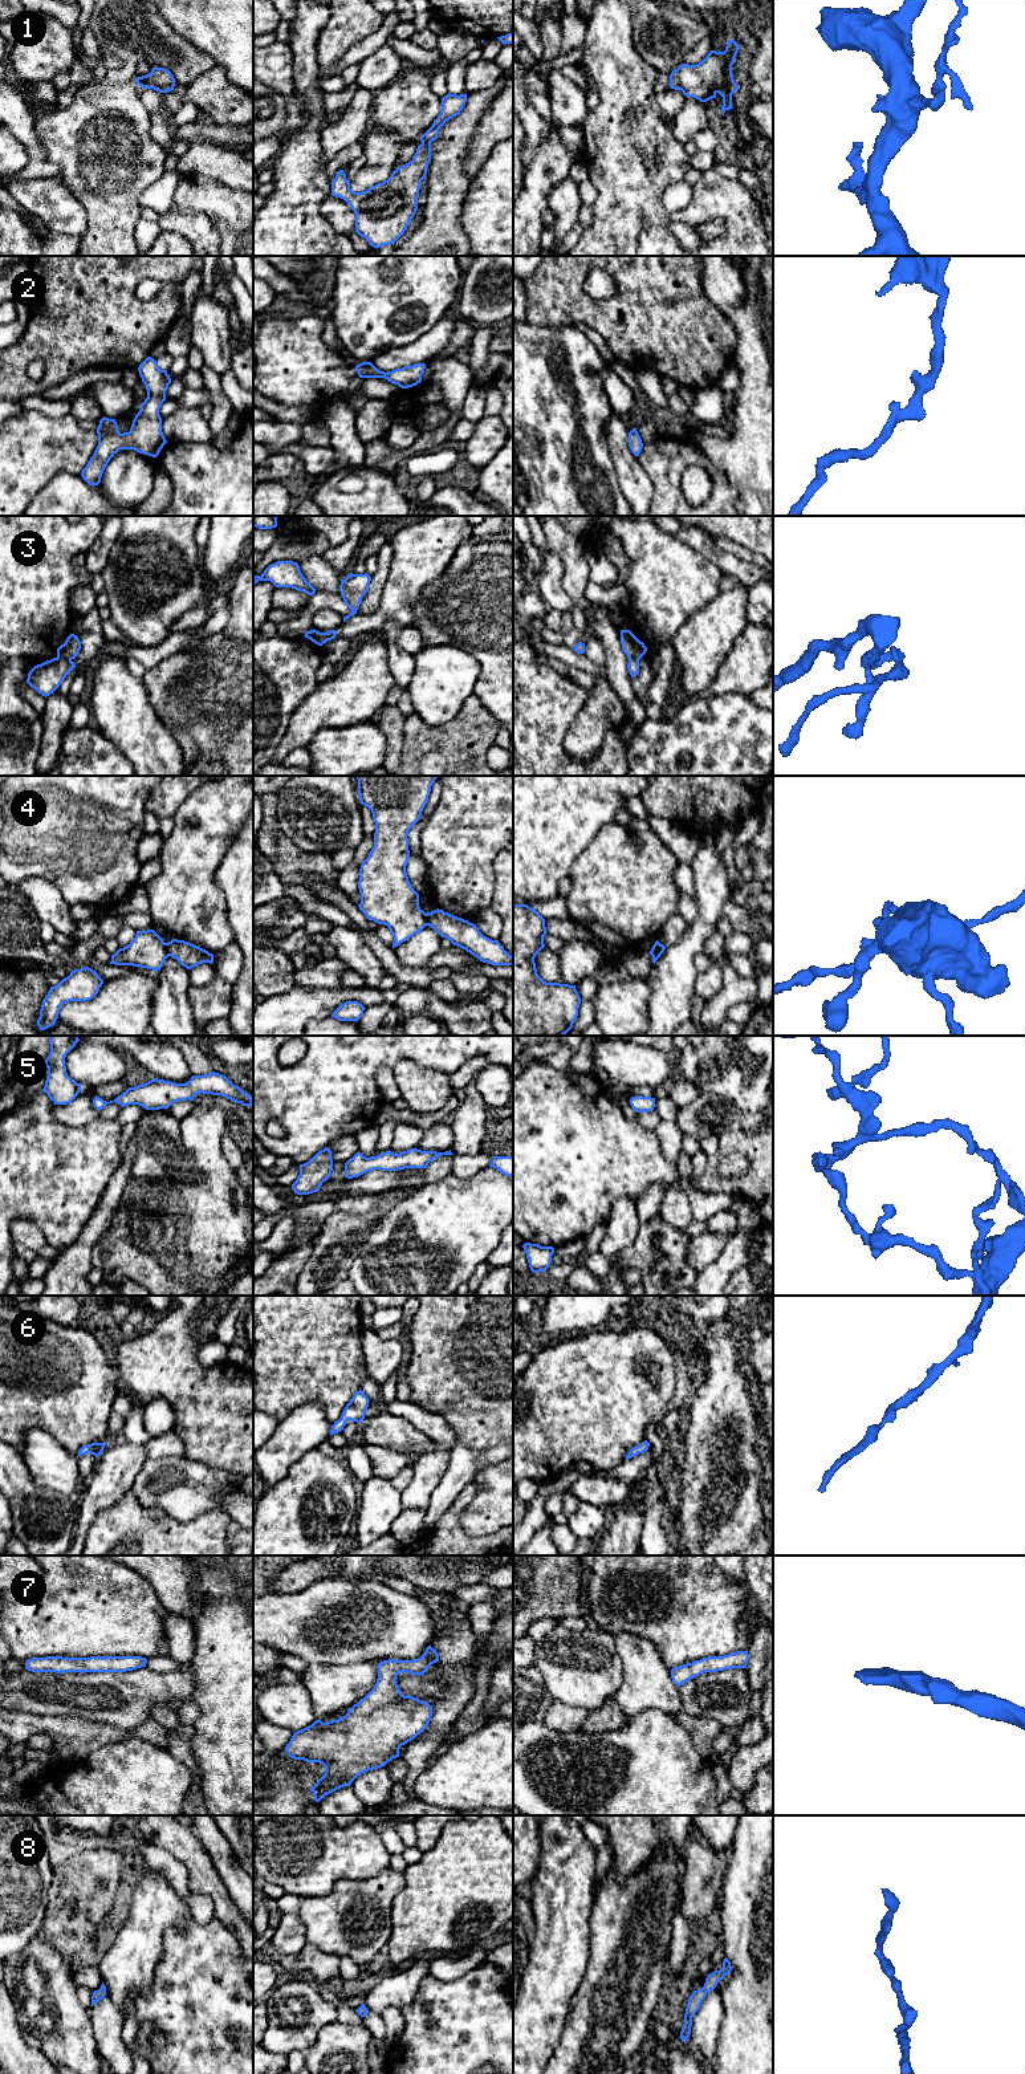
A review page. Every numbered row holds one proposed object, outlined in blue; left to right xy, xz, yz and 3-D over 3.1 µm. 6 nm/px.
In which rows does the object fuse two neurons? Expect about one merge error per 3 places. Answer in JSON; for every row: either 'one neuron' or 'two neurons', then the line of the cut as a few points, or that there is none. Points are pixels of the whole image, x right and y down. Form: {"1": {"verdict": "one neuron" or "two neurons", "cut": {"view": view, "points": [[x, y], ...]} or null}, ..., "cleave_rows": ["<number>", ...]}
{"1": {"verdict": "one neuron", "cut": null}, "2": {"verdict": "one neuron", "cut": null}, "3": {"verdict": "two neurons", "cut": {"view": "xy", "points": [[57, 657], [70, 661]]}}, "4": {"verdict": "two neurons", "cut": {"view": "xy", "points": [[165, 943], [165, 950], [169, 955]]}}, "5": {"verdict": "one neuron", "cut": null}, "6": {"verdict": "one neuron", "cut": null}, "7": {"verdict": "one neuron", "cut": null}, "8": {"verdict": "one neuron", "cut": null}, "cleave_rows": ["3", "4"]}

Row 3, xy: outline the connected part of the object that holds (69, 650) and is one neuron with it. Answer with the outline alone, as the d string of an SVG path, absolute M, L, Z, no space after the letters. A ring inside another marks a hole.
M70 634L65 643L57 648L57 658L74 659L81 650L81 642L77 635Z

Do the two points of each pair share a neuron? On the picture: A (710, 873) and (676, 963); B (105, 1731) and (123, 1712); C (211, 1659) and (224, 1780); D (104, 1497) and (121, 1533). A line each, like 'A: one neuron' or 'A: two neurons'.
A: one neuron
B: two neurons
C: one neuron
D: two neurons

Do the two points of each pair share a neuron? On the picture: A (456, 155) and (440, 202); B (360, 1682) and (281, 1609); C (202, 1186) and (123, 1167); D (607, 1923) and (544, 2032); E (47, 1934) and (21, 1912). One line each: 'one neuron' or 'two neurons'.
A: one neuron
B: two neurons
C: two neurons
D: two neurons
E: two neurons

